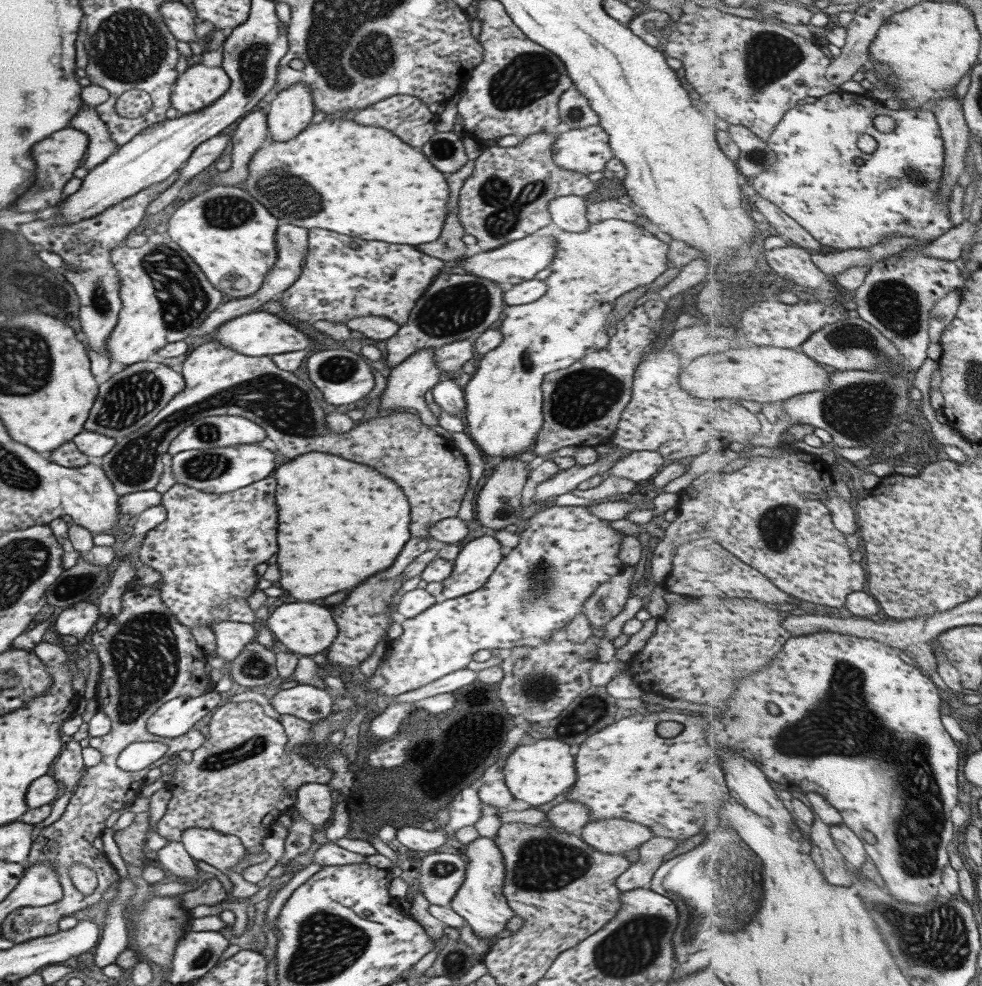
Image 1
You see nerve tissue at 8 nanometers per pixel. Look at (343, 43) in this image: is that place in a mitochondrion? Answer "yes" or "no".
yes

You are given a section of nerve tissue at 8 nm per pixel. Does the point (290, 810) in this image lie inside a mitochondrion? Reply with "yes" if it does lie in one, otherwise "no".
no

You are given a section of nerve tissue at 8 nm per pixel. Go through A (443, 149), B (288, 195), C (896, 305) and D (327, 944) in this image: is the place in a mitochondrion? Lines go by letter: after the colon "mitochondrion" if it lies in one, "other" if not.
A: mitochondrion
B: mitochondrion
C: mitochondrion
D: mitochondrion

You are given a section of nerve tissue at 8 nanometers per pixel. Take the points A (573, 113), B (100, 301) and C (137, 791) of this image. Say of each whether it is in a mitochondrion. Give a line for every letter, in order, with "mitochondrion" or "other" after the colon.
A: mitochondrion
B: mitochondrion
C: other

